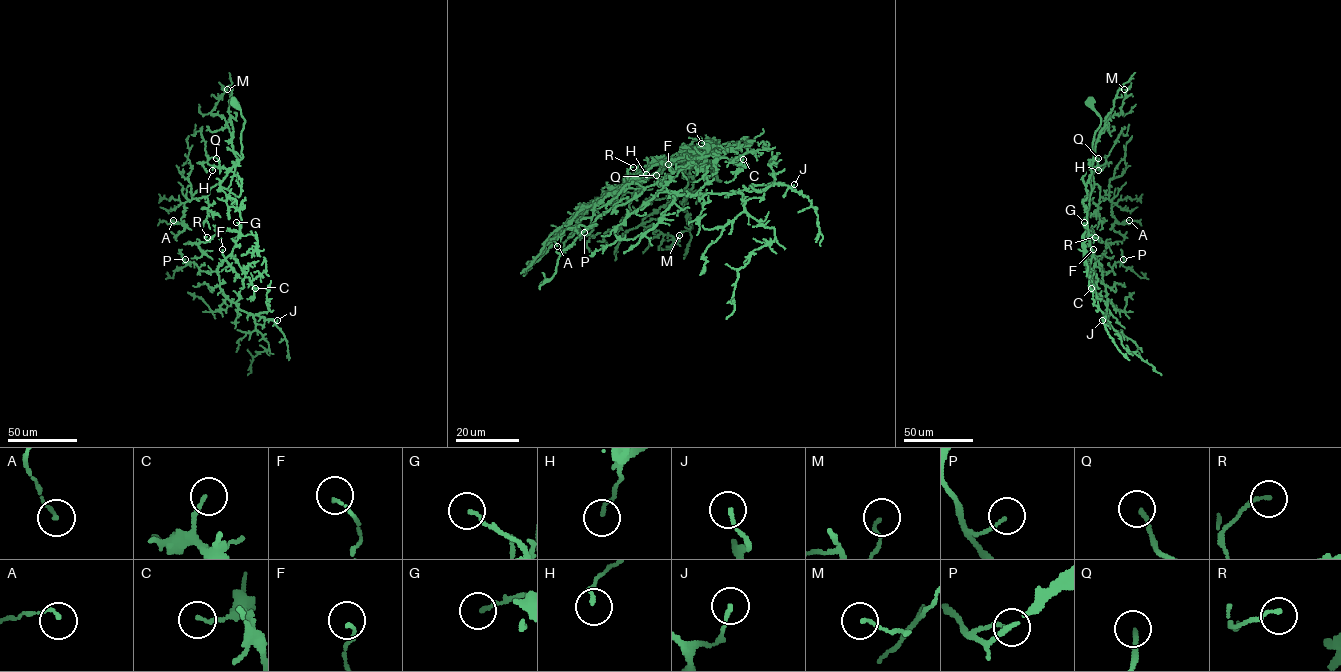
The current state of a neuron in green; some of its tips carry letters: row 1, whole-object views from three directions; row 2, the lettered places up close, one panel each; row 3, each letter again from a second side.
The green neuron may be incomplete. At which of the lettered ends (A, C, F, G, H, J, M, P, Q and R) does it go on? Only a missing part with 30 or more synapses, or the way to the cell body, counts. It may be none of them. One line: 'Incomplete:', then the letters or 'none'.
Incomplete: Q

